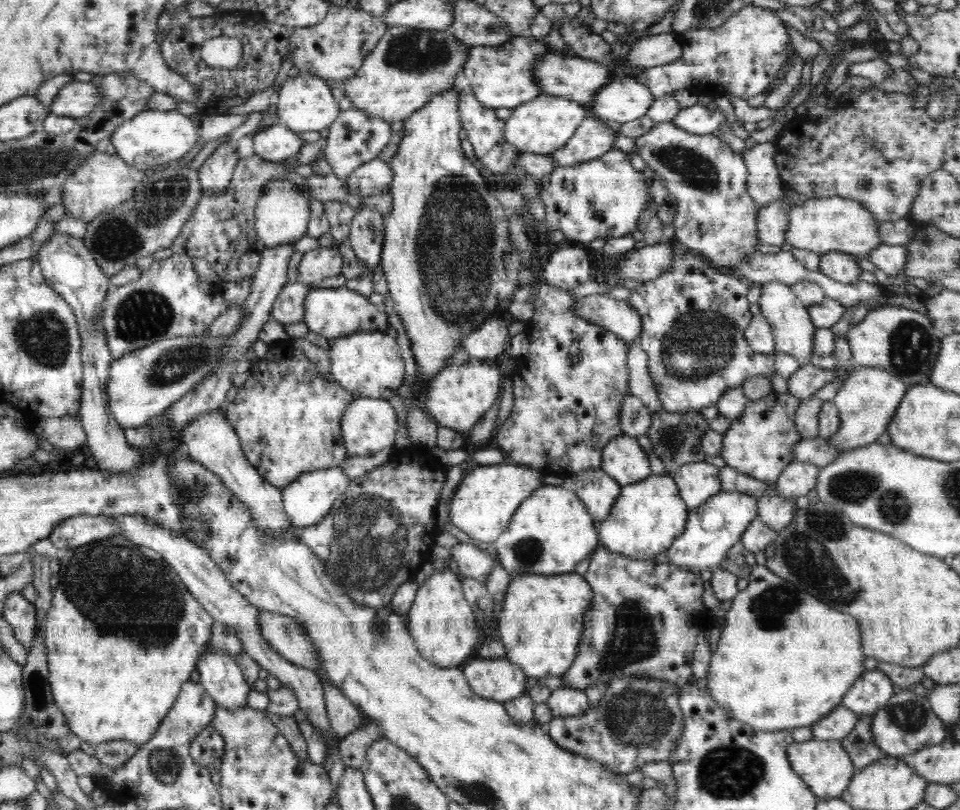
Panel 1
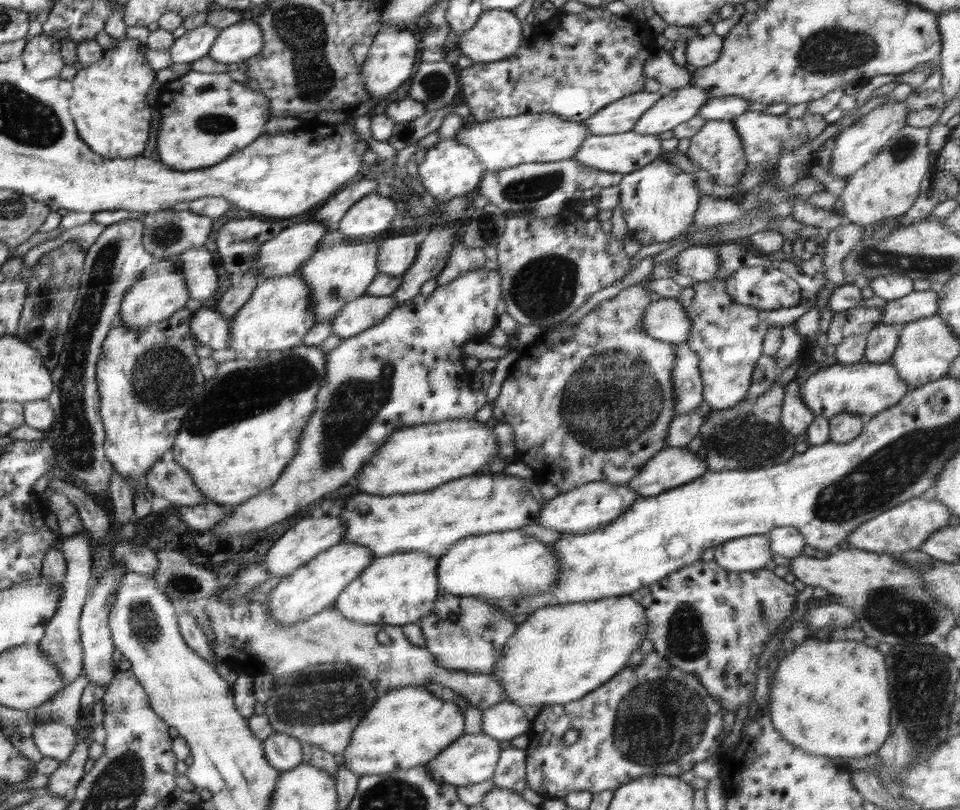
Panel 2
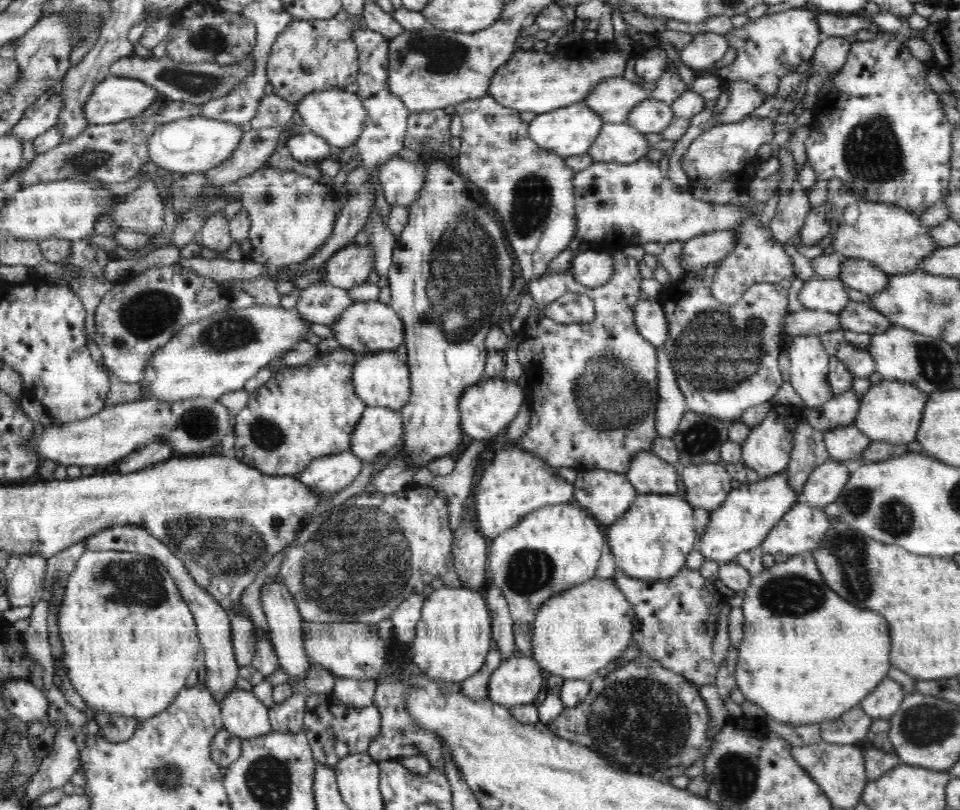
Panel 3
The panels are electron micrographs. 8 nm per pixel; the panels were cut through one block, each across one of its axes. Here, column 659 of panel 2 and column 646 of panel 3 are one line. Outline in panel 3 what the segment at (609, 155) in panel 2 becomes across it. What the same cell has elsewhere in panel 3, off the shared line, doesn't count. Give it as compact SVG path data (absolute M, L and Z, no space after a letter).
M604 123L587 152L595 162L632 164L646 156L649 142L628 123Z

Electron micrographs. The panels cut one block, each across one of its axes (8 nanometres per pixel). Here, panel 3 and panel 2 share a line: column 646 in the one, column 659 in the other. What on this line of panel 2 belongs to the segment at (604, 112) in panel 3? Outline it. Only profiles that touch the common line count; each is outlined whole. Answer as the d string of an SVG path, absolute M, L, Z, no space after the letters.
M642 90L623 96L583 120L583 123L592 136L628 132L634 128L638 117L657 103L663 95L664 92L661 90L656 92Z

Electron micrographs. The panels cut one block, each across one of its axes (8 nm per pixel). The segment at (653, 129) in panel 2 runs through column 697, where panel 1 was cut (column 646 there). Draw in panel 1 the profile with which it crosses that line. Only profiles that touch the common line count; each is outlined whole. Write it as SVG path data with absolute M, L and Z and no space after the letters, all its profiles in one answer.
M614 75L594 96L594 102L588 111L590 116L622 124L646 116L654 100L652 91L645 84L638 82L632 76Z

